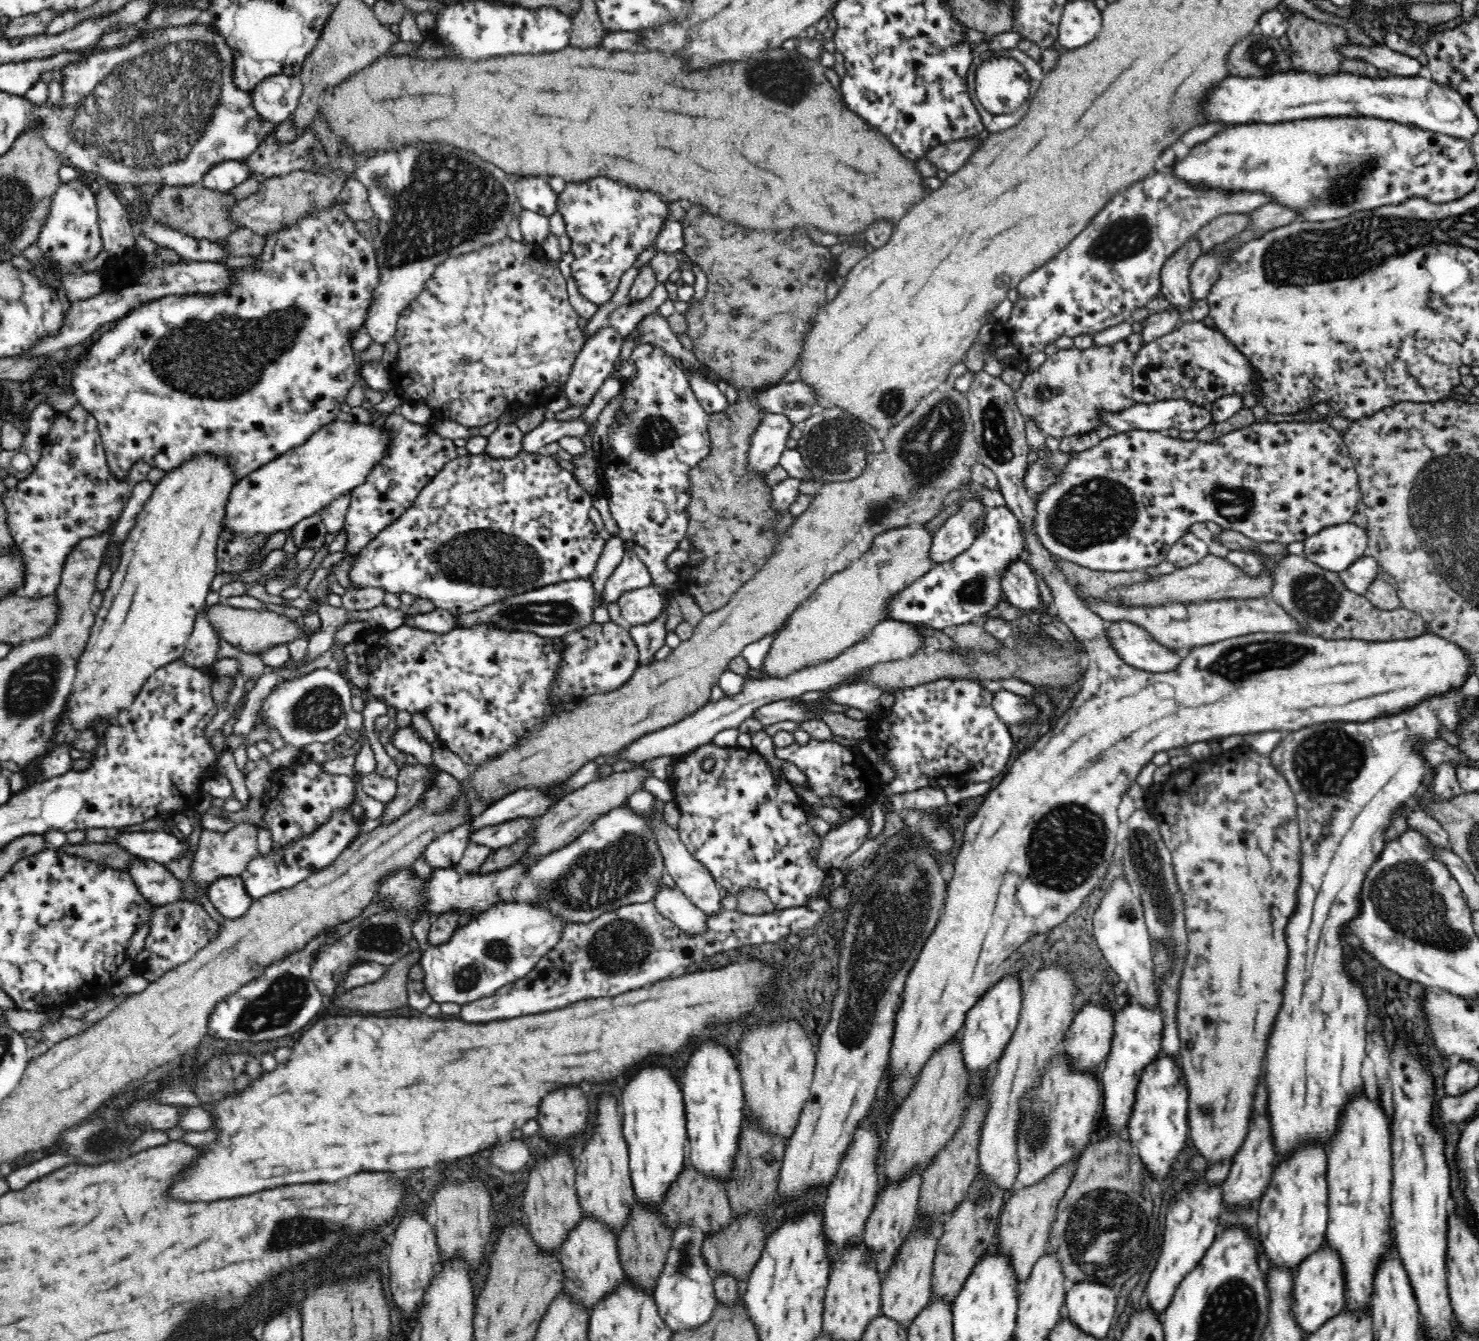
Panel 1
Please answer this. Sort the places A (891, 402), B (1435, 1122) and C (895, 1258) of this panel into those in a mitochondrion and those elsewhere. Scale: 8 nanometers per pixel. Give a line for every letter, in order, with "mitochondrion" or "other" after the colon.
A: mitochondrion
B: other
C: other

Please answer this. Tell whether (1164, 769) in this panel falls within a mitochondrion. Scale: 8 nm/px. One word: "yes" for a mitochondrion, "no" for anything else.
no

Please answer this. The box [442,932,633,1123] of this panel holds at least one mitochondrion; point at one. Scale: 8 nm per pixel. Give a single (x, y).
(498, 951)

